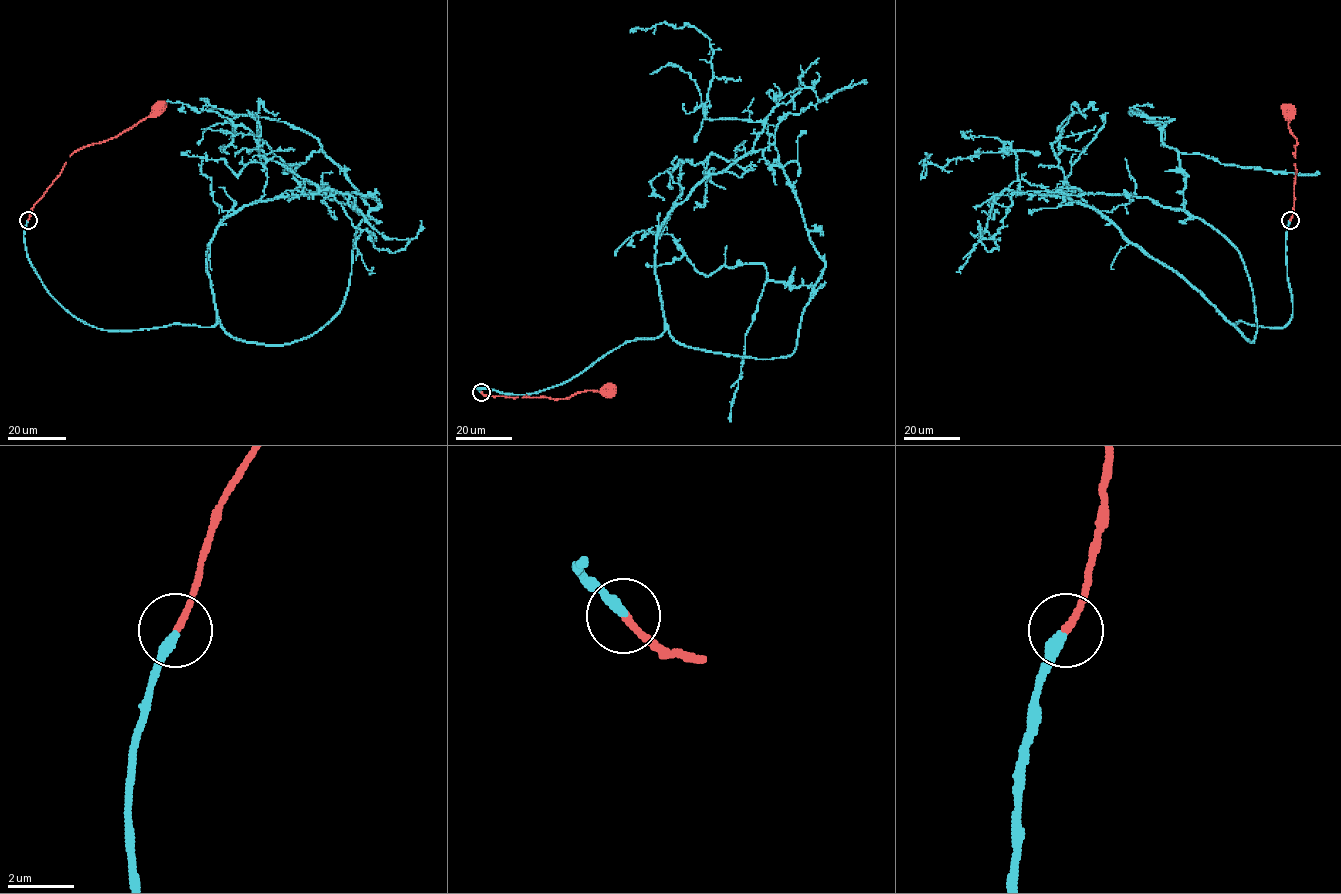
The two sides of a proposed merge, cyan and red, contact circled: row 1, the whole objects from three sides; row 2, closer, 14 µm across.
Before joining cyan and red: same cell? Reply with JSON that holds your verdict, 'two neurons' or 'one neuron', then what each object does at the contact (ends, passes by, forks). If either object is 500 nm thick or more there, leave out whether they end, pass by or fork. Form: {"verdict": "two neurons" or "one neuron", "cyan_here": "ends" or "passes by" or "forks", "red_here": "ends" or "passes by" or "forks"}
{"verdict": "one neuron", "cyan_here": "ends", "red_here": "ends"}

